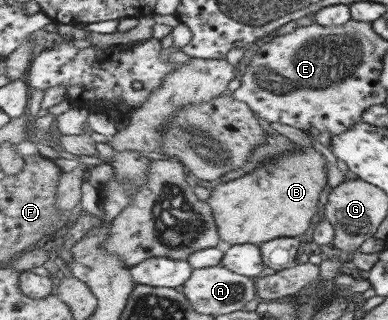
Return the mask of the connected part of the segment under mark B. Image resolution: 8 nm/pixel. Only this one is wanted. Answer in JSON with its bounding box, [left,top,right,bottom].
[208,147,329,247]

